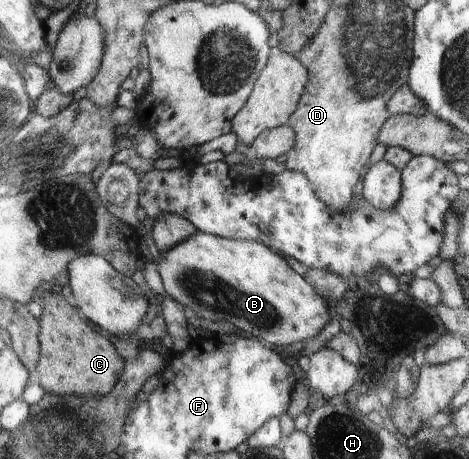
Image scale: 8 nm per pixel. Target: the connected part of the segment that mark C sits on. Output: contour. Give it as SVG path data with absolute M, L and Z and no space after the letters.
M43 291L41 304L44 312L40 318L40 343L45 361L42 362L40 384L44 391L60 396L77 392L108 394L123 376L124 368L128 368L124 352L120 352L80 308L68 304L62 294Z

